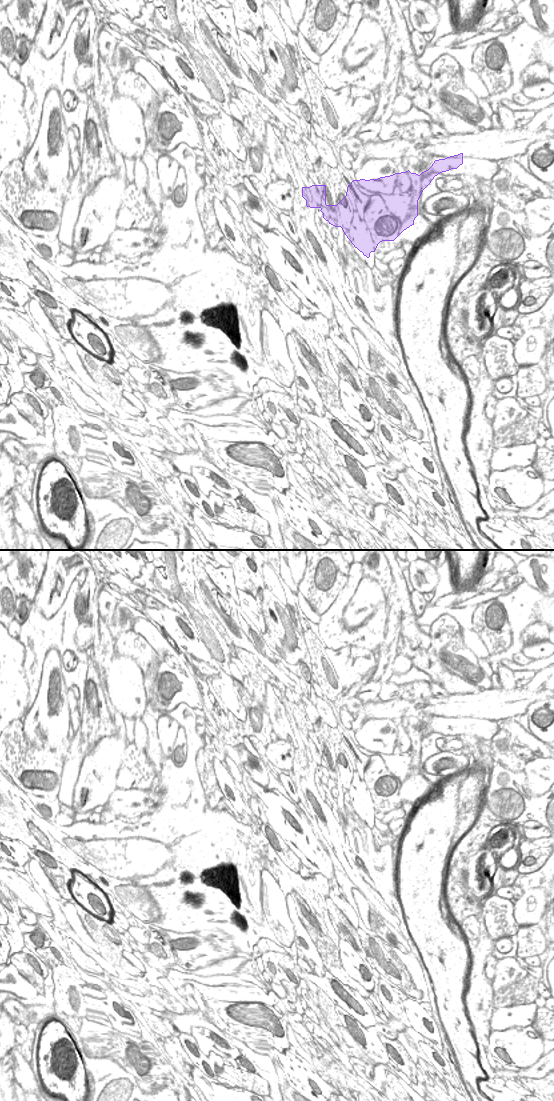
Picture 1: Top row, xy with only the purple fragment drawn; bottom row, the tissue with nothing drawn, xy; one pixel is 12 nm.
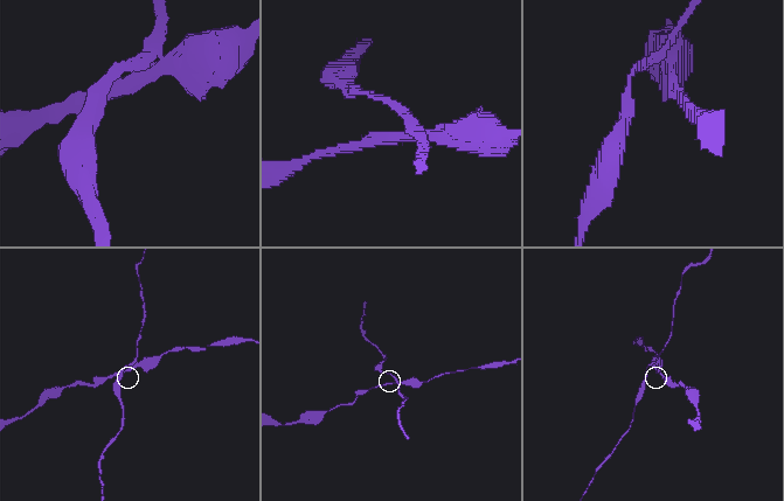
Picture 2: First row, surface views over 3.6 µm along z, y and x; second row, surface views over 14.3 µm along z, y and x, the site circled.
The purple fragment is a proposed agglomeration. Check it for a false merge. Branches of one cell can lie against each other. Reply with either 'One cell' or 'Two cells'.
Two cells

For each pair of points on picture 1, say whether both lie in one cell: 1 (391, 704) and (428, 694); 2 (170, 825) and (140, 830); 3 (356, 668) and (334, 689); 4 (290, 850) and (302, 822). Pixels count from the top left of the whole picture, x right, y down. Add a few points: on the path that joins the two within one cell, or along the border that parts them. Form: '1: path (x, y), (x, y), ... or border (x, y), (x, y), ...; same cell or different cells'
1: path (400, 703), (407, 703), (419, 696); same cell
2: border (154, 811), (151, 817), (149, 836); different cells
3: path (351, 674), (340, 685); same cell
4: border (279, 819), (282, 844), (305, 835); different cells

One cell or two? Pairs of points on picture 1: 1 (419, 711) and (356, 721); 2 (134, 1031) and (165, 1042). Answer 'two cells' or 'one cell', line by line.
1: one cell
2: one cell

